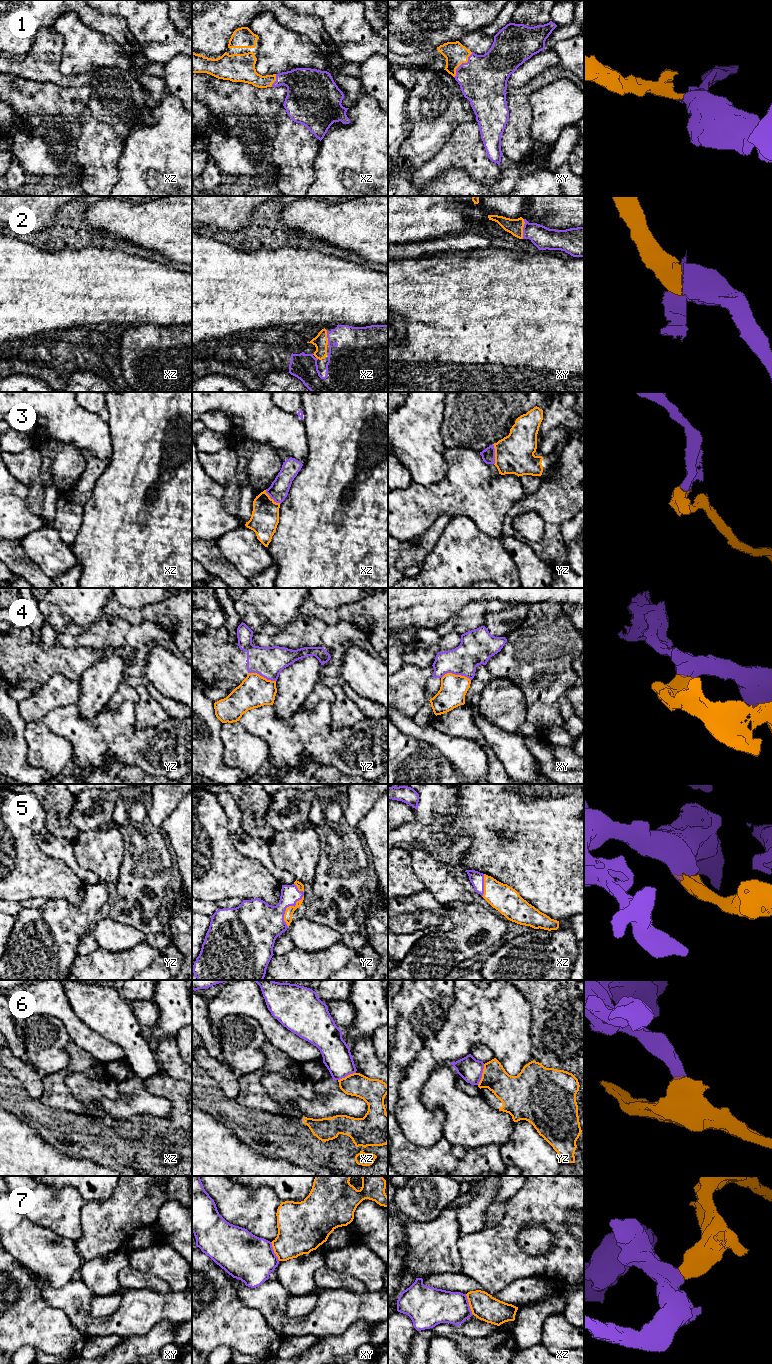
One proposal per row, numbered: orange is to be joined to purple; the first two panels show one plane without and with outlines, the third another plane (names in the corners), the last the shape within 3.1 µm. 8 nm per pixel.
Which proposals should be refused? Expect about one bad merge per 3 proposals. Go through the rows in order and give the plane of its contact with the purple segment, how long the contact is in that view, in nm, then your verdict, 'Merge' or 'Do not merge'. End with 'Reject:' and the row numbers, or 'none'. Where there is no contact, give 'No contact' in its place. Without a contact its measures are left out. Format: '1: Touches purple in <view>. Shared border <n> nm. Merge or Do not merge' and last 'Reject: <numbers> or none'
1: Touches purple in xy. Shared border 260 nm. Merge
2: Touches purple in xy. Shared border 160 nm. Merge
3: Touches purple in yz. Shared border 170 nm. Merge
4: Touches purple in xy. Shared border 240 nm. Do not merge
5: Touches purple in yz. Shared border 280 nm. Merge
6: Touches purple in yz. Shared border 180 nm. Do not merge
7: Touches purple in xz. Shared border 180 nm. Do not merge
Reject: 4, 6, 7

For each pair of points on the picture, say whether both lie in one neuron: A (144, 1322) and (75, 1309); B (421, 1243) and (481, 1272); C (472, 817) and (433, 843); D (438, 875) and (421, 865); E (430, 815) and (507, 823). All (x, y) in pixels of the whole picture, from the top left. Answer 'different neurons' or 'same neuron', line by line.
A: same neuron
B: different neurons
C: different neurons
D: same neuron
E: different neurons

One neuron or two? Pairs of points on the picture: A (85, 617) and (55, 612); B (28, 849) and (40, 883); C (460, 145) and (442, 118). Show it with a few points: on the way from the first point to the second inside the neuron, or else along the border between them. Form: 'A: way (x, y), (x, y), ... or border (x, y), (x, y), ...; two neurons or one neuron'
A: border (45, 601), (54, 603), (76, 624), (83, 627); two neurons
B: way (28, 857), (29, 870), (34, 875); one neuron
C: border (472, 120), (461, 122), (438, 151); two neurons

